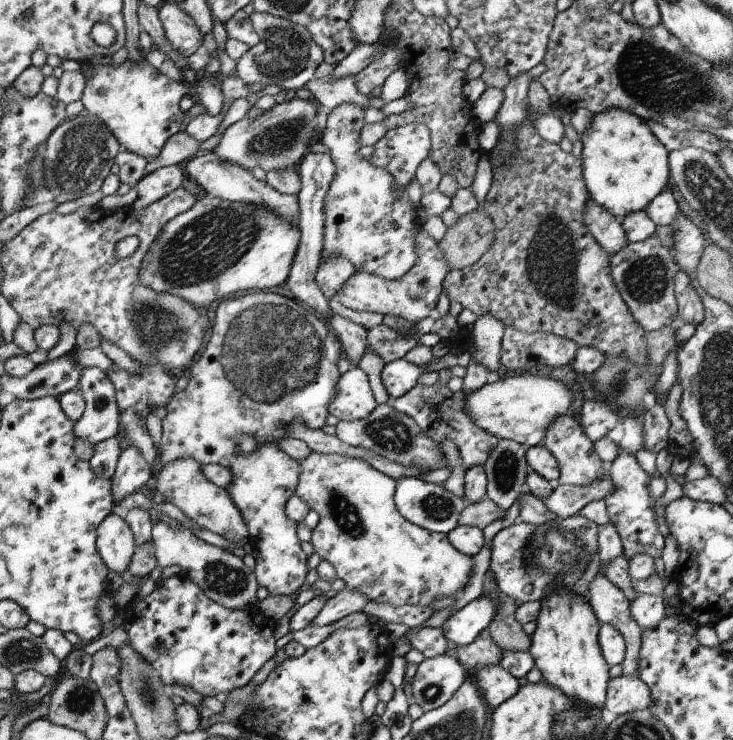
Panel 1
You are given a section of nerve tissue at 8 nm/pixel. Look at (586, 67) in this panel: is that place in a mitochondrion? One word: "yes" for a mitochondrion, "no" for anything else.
no

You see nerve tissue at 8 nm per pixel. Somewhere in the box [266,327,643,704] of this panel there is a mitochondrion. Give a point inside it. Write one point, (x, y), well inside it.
(563, 551)

